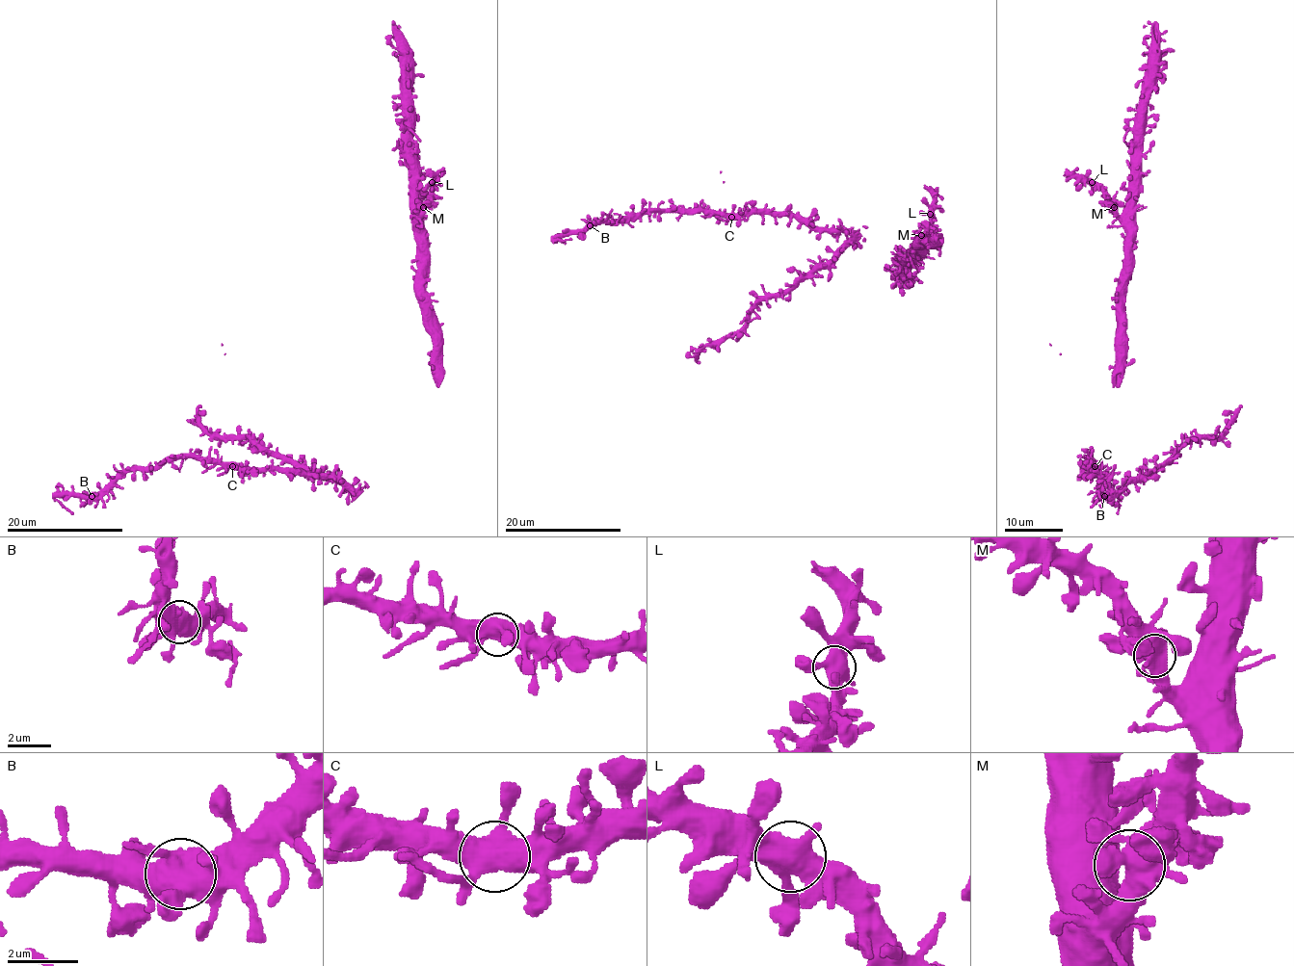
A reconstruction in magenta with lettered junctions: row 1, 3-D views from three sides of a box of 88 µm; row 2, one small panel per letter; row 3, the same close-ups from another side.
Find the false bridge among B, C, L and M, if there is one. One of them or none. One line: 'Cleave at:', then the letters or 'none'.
Cleave at: none

